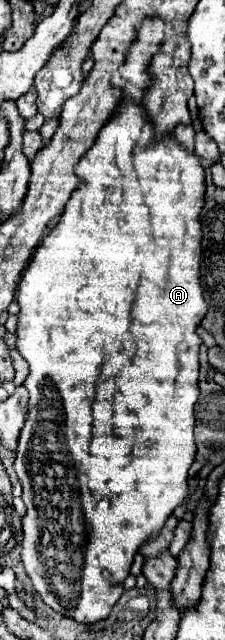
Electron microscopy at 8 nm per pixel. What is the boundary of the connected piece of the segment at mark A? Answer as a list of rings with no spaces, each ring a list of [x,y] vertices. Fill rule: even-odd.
[[[154,16],[144,20],[136,28],[136,38],[128,48],[126,60],[118,68],[118,74],[112,76],[112,86],[122,90],[122,100],[102,130],[96,136],[96,144],[80,158],[76,174],[82,180],[82,186],[70,196],[60,222],[42,238],[42,244],[36,248],[18,288],[18,332],[16,348],[30,366],[30,374],[24,380],[26,390],[30,392],[26,424],[22,428],[18,450],[16,450],[16,474],[22,482],[22,500],[26,504],[26,516],[22,520],[22,562],[32,578],[36,594],[48,604],[54,612],[72,618],[78,624],[96,624],[106,620],[112,612],[112,606],[120,600],[124,580],[130,574],[132,558],[150,536],[154,536],[172,514],[176,506],[188,494],[188,470],[196,460],[194,444],[194,404],[198,400],[198,350],[202,338],[196,334],[208,306],[202,296],[200,286],[200,262],[202,262],[202,222],[200,212],[204,208],[206,196],[206,170],[200,164],[200,158],[188,152],[172,134],[156,138],[154,124],[142,108],[142,96],[150,88],[150,74],[146,72],[152,56],[160,50],[164,40],[164,20]]]

